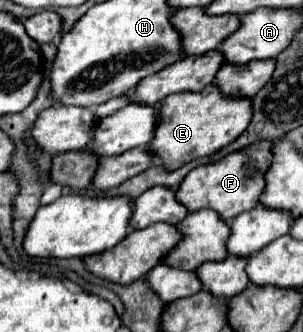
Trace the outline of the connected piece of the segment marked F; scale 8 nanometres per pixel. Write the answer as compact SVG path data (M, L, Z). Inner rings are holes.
M260 141L250 145L248 149L242 149L238 153L232 153L228 157L224 157L218 163L210 163L210 165L200 165L196 169L192 169L186 179L180 183L178 191L176 191L176 199L180 203L184 203L184 207L194 213L200 209L214 209L220 219L230 221L236 215L250 211L258 205L260 193L264 189L264 171L270 165L272 159L272 151L270 151L272 143L270 141Z

